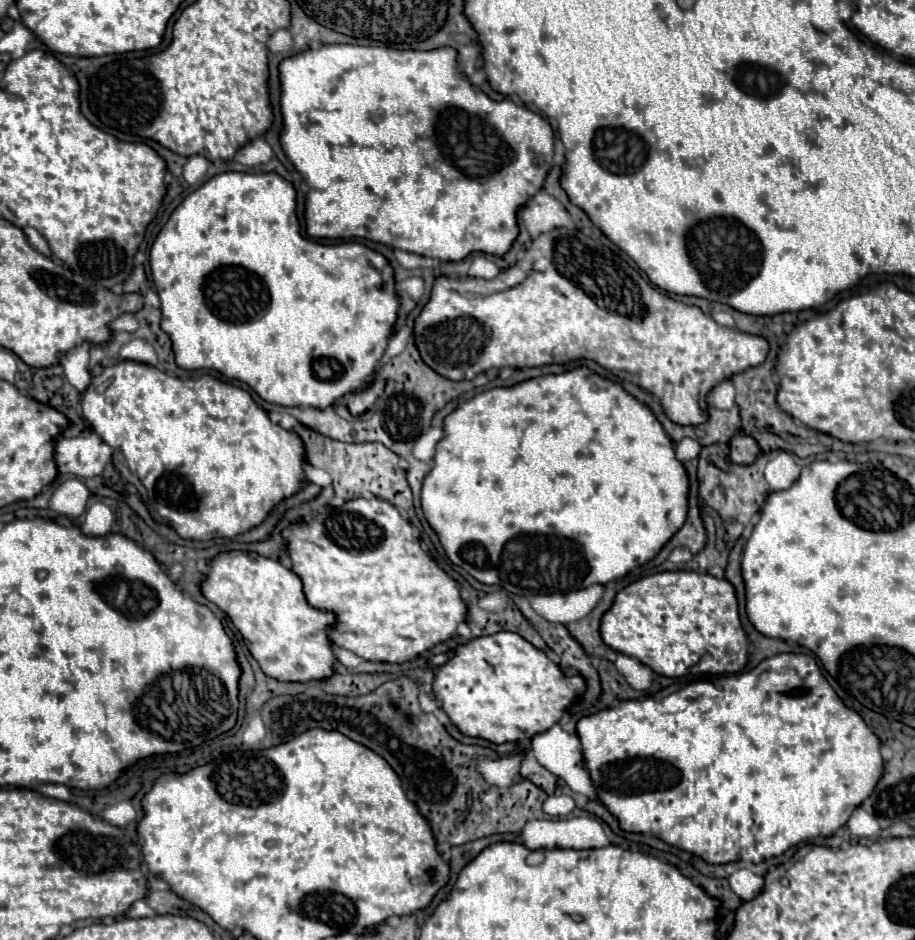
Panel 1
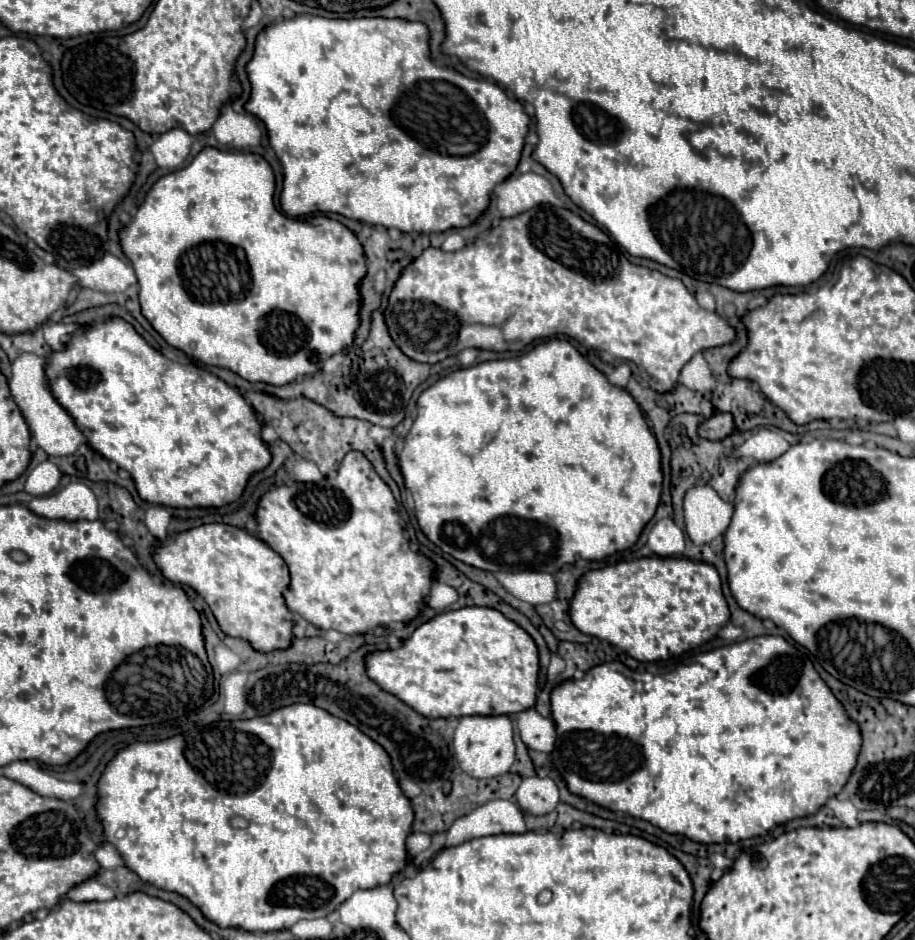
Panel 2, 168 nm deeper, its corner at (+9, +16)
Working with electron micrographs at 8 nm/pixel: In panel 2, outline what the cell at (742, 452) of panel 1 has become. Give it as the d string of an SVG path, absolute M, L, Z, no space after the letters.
M712 414L710 418L706 418L700 426L698 426L698 434L706 440L722 440L726 438L730 432L734 432L734 420L732 414Z

